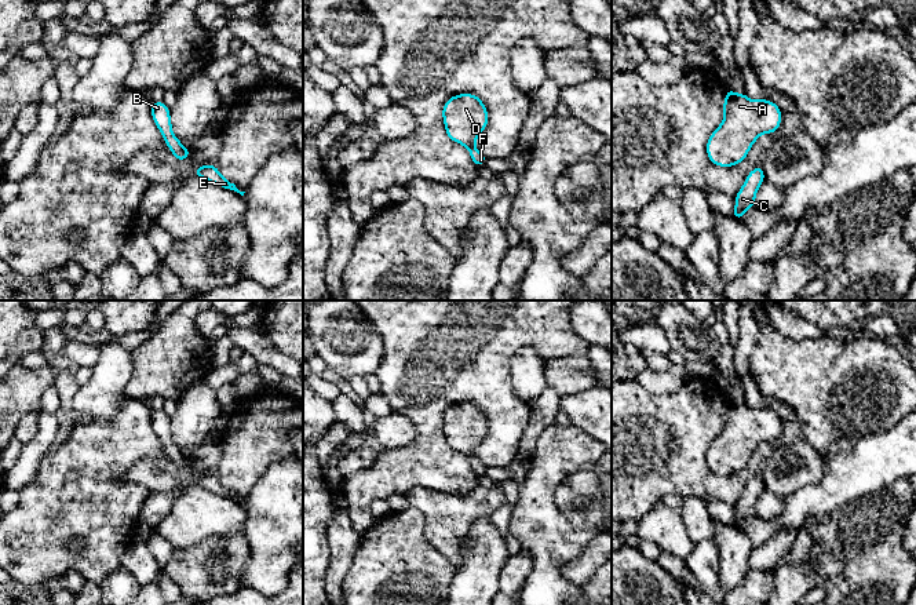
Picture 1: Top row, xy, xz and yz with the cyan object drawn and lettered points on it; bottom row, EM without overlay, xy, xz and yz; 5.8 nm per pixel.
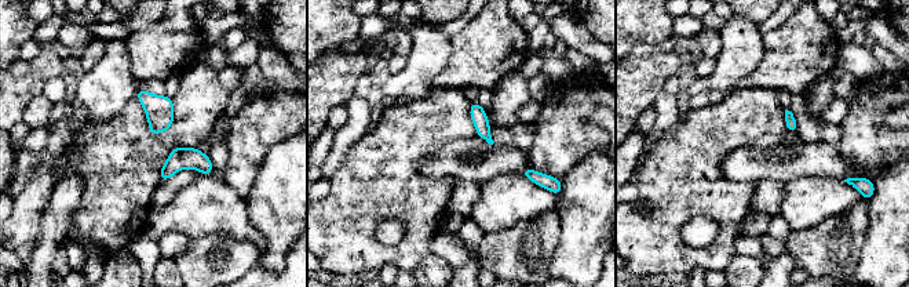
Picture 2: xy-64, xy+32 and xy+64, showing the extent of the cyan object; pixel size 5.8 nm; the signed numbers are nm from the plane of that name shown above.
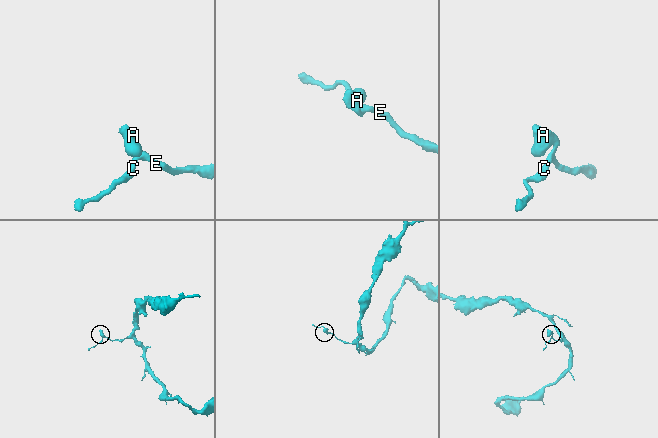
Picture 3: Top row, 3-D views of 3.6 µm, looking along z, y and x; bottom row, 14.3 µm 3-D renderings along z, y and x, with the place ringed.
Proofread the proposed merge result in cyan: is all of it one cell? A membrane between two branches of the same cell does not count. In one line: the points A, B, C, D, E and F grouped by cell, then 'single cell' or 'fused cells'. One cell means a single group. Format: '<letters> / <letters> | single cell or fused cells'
A B C D E F | single cell

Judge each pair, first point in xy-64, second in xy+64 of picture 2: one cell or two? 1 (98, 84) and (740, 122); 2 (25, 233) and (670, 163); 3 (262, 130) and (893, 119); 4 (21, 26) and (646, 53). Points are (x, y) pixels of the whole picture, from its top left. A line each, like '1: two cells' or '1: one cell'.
1: two cells
2: one cell
3: two cells
4: two cells

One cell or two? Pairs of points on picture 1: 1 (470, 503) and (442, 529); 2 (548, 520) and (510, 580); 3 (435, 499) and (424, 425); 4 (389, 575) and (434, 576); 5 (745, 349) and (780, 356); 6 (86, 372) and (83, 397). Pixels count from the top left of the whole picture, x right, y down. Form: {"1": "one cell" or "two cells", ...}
{"1": "one cell", "2": "two cells", "3": "two cells", "4": "one cell", "5": "two cells", "6": "two cells"}

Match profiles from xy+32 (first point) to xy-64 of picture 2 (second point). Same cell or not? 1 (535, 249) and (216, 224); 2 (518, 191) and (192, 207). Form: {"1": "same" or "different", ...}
{"1": "different", "2": "same"}

